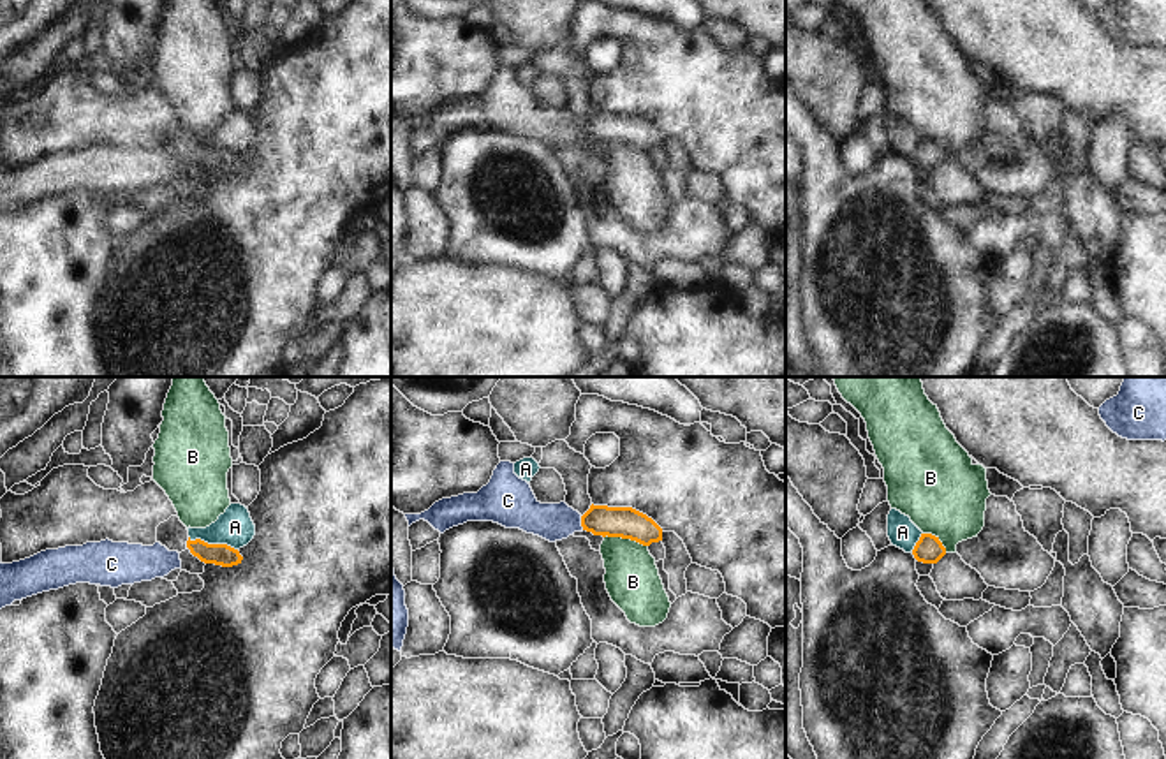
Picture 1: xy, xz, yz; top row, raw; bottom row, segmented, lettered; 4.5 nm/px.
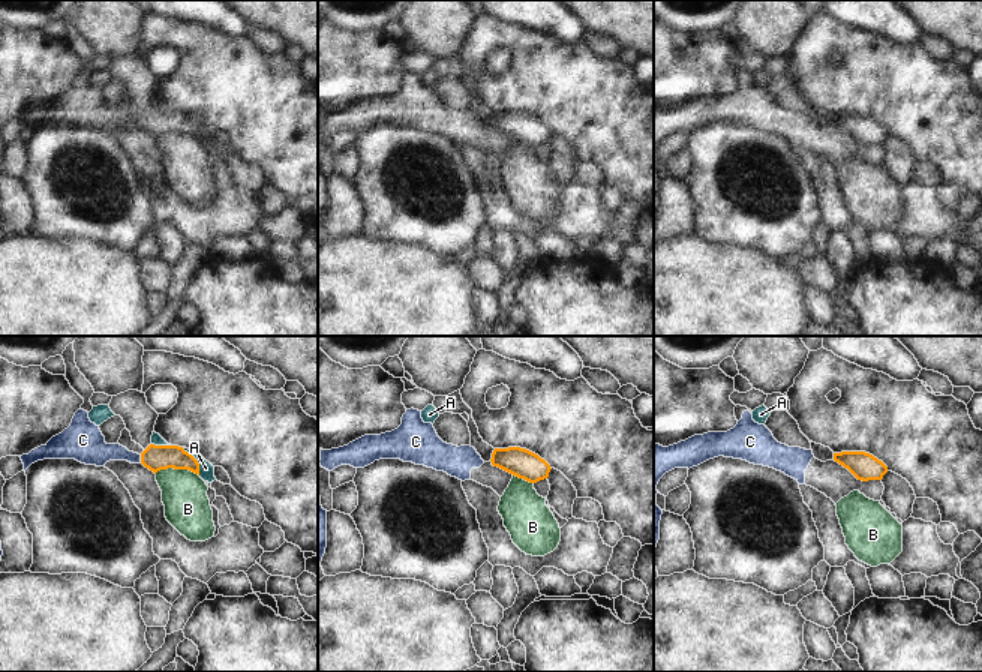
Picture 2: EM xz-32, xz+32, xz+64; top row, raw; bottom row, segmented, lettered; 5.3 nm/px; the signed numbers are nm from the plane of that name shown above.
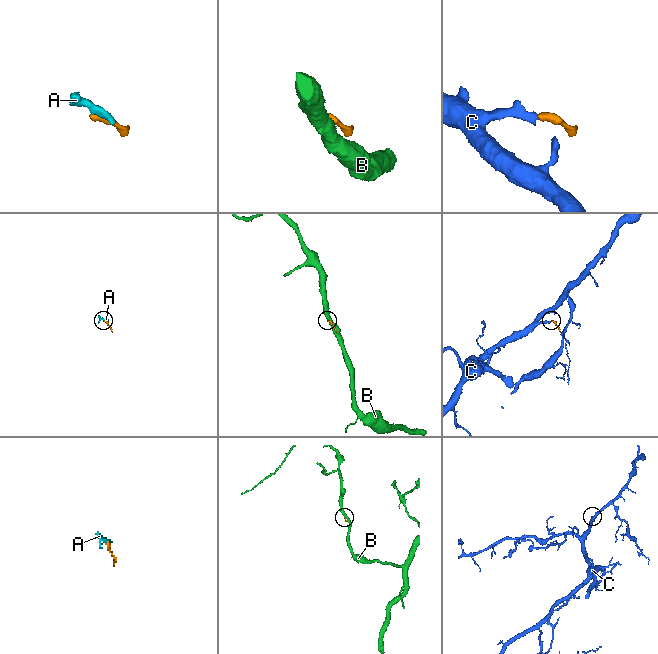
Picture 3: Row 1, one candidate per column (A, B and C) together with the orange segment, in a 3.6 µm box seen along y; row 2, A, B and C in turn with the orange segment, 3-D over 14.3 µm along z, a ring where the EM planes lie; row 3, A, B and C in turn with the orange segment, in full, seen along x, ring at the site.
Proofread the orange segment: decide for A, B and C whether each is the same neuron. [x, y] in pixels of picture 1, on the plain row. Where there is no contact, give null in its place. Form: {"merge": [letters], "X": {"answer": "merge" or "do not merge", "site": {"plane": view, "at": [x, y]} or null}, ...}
{"merge": [], "A": {"answer": "do not merge", "site": {"plane": "xy", "at": [214, 150]}}, "B": {"answer": "do not merge", "site": {"plane": "xz", "at": [626, 143]}}, "C": {"answer": "do not merge", "site": {"plane": "xz", "at": [582, 129]}}}

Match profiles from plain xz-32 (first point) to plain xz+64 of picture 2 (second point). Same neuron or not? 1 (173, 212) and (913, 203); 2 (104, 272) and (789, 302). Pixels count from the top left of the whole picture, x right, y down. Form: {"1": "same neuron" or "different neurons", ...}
{"1": "same neuron", "2": "same neuron"}

